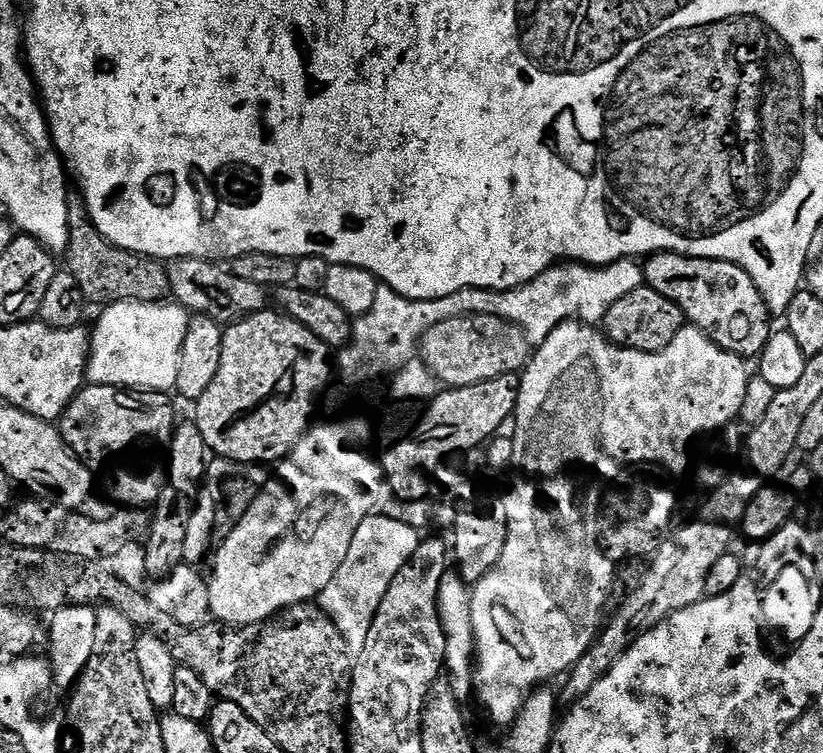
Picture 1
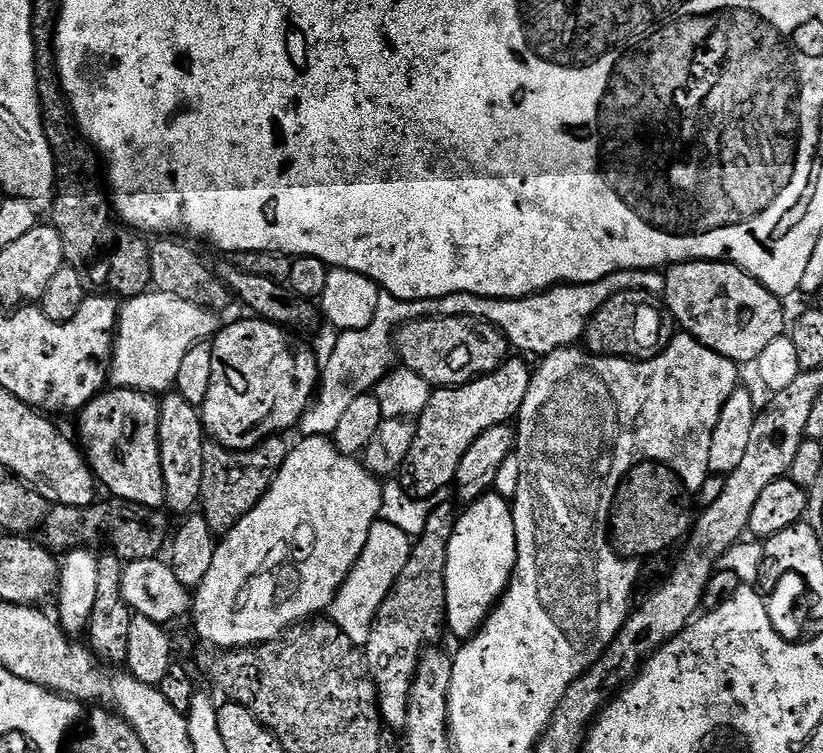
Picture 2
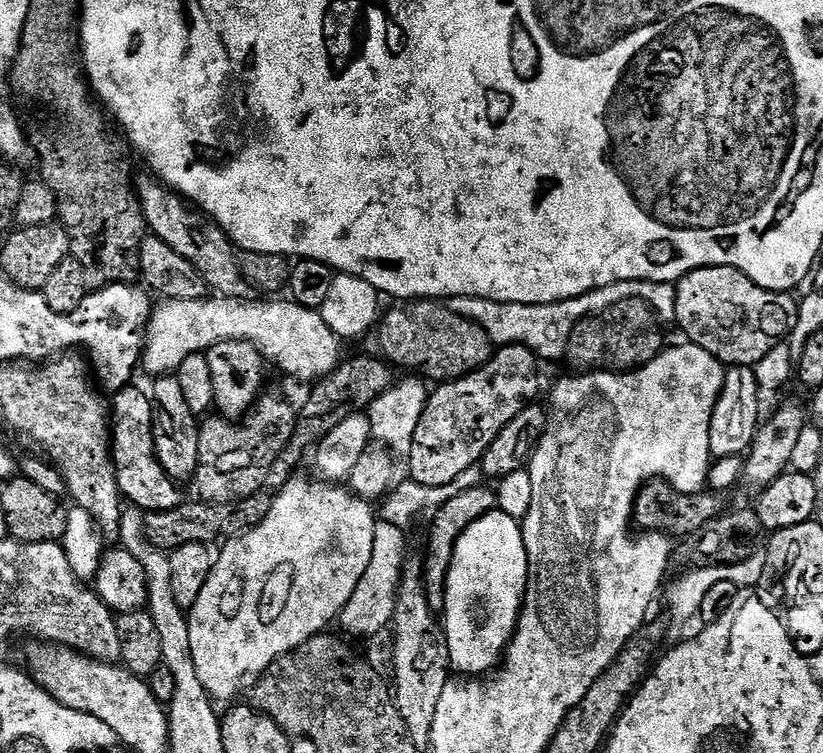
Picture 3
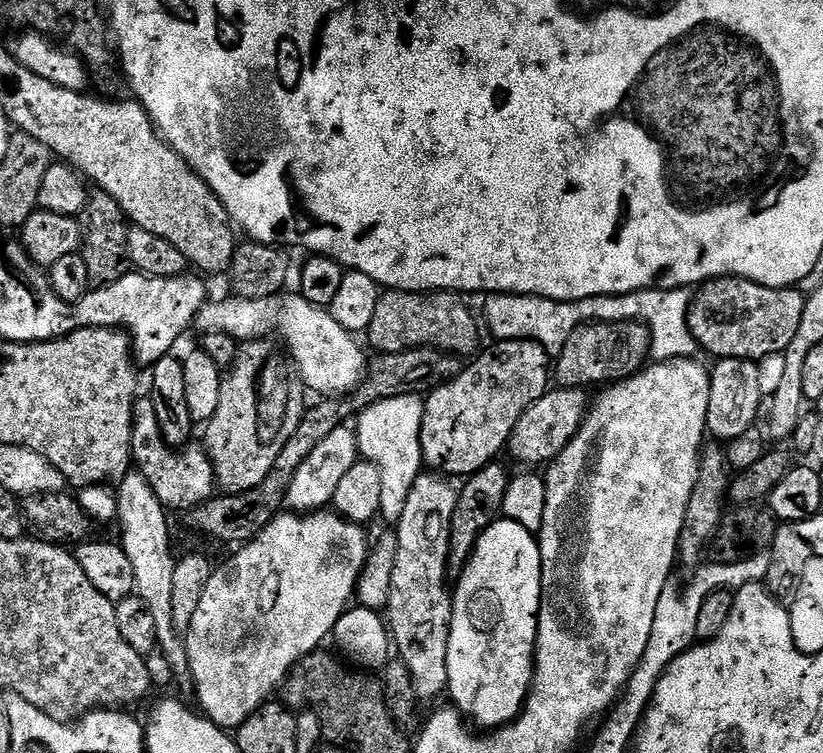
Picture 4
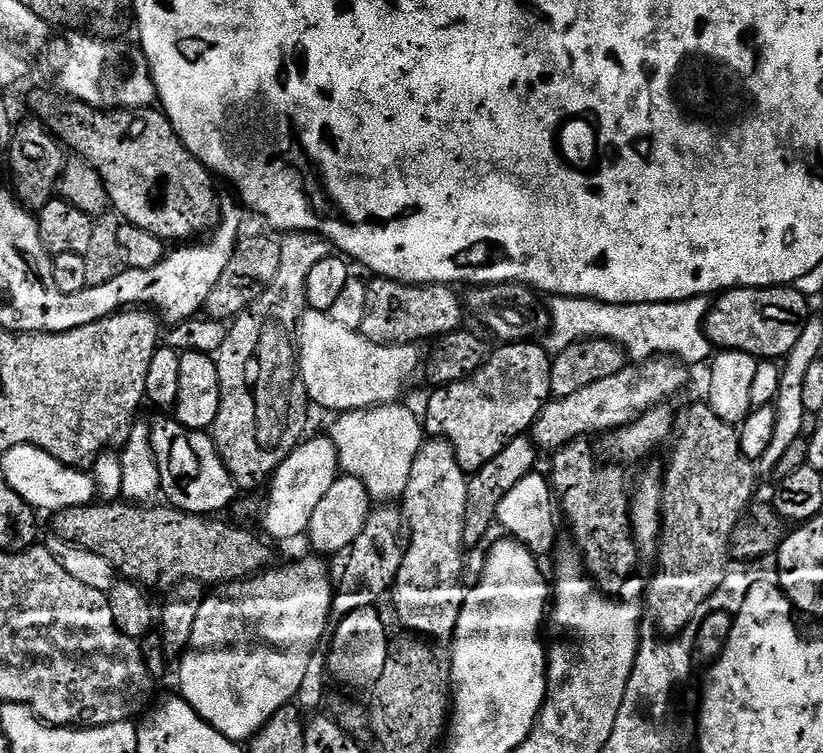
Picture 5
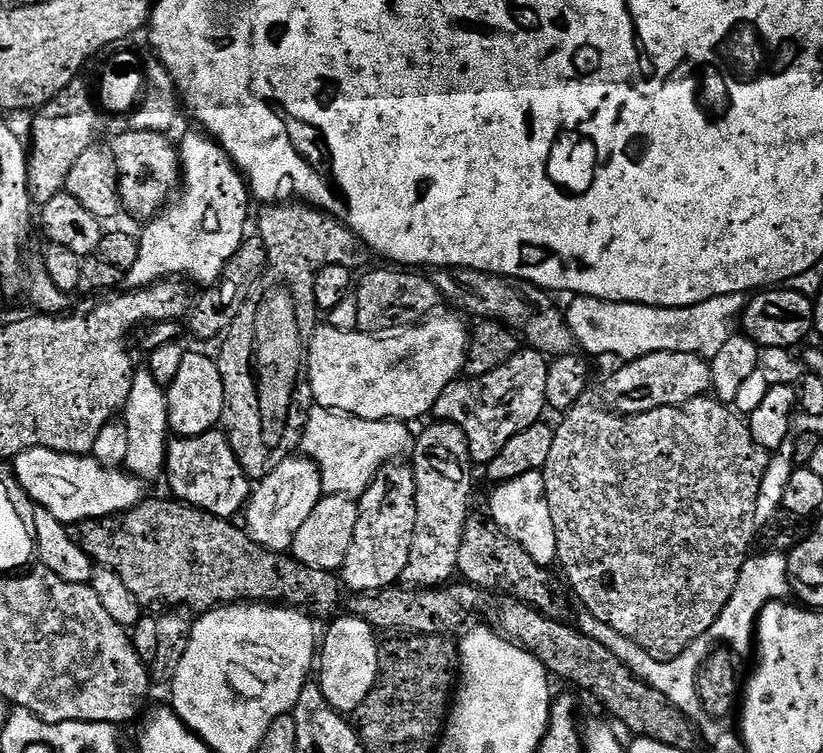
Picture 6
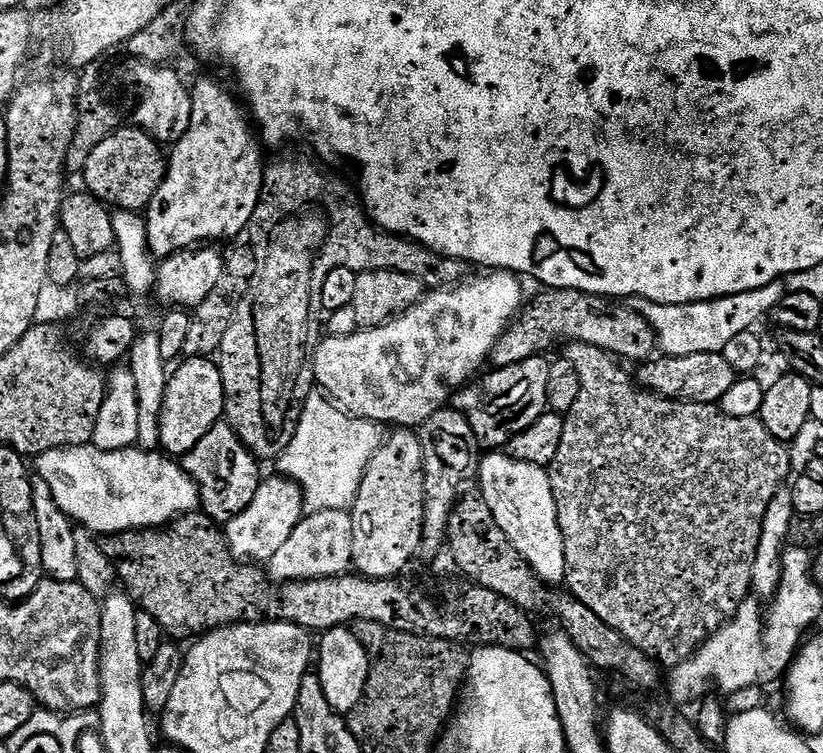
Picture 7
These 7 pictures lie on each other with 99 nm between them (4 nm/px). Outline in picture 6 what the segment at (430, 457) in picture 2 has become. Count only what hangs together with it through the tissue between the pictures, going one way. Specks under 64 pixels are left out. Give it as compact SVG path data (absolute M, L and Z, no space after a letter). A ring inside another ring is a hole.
M521 350L516 353L510 362L498 366L498 370L490 370L485 376L476 376L472 380L457 379L446 385L444 392L438 398L434 412L441 421L448 421L461 428L469 443L469 454L477 465L487 466L493 458L522 430L526 430L532 424L541 423L543 412L546 412L548 399L546 398L546 374L549 361L540 352Z

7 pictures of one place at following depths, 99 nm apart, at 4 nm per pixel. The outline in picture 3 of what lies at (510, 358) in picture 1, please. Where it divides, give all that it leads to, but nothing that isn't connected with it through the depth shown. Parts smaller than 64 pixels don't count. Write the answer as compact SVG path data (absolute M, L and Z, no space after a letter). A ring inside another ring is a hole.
M432 298L397 303L383 313L378 324L379 351L393 365L417 368L429 381L447 382L478 370L492 357L492 339L482 326L472 323L448 308L447 303Z

